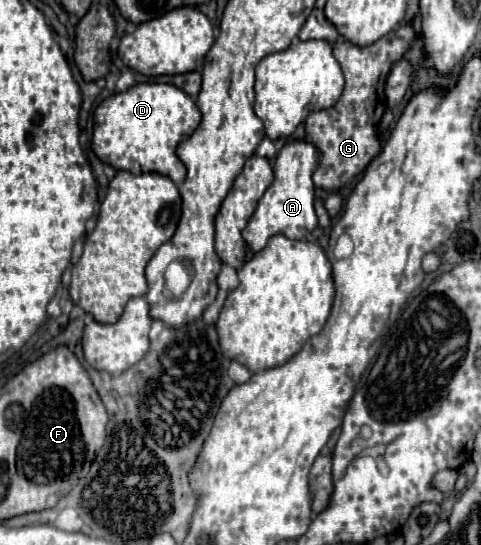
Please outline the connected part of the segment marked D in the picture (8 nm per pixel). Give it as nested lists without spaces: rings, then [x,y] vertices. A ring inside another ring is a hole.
[[[138,83],[124,93],[110,95],[94,111],[92,151],[114,169],[132,173],[160,173],[176,185],[186,179],[186,167],[176,155],[182,139],[188,139],[200,125],[200,109],[194,99],[172,84]]]

